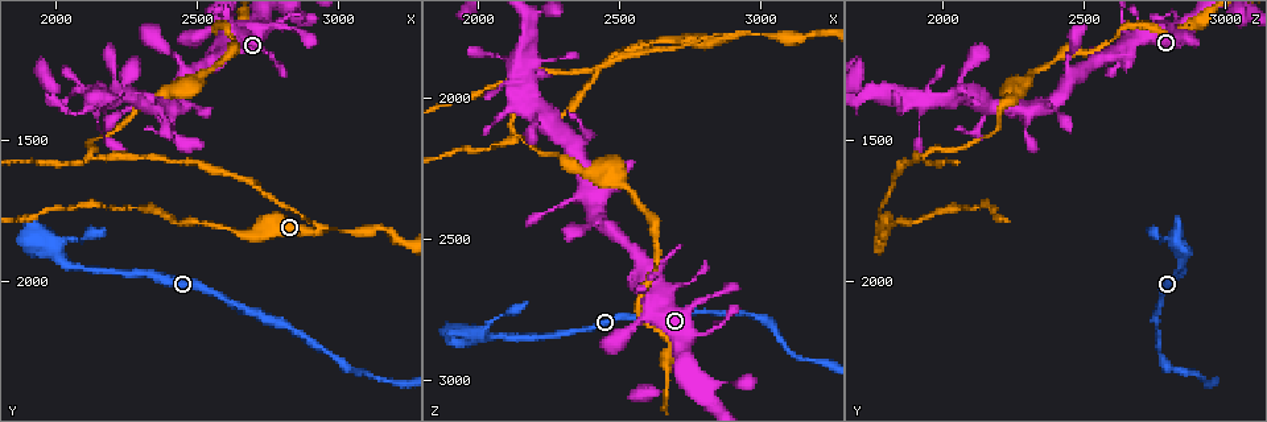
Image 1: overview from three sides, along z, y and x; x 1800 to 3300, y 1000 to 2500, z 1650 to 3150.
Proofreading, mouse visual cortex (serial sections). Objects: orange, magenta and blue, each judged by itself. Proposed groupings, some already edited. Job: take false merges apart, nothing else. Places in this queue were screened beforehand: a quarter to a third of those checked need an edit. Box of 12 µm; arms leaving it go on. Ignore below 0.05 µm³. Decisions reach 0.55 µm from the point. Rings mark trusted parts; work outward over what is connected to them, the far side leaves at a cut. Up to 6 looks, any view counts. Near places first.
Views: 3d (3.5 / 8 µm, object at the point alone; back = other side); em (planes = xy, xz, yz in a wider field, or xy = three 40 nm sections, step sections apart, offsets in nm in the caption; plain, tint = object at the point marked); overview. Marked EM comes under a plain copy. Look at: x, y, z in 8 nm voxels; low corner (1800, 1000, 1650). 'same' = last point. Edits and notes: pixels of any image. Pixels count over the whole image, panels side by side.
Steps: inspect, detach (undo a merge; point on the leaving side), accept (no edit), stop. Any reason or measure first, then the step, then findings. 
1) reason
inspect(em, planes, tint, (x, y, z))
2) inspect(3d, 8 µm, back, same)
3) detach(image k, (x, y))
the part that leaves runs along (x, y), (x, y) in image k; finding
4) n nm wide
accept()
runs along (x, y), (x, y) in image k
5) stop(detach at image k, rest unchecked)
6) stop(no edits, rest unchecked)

sudden change in width
inspect(3d, 3.5 µm, (2000, 1890, 2830))

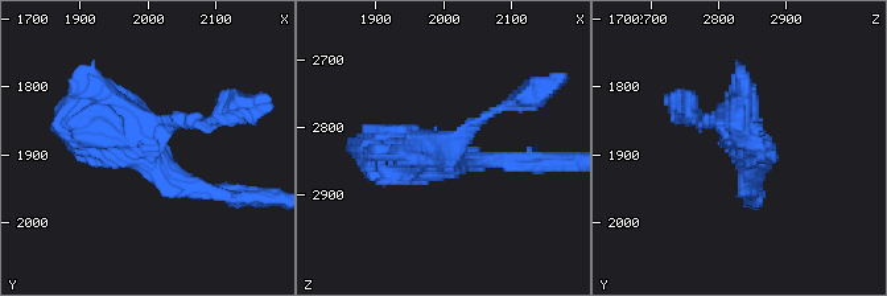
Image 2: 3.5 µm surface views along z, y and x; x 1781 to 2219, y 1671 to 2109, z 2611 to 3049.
inspect(em, xy, step 1, tint, (1995, 1880, 2840))

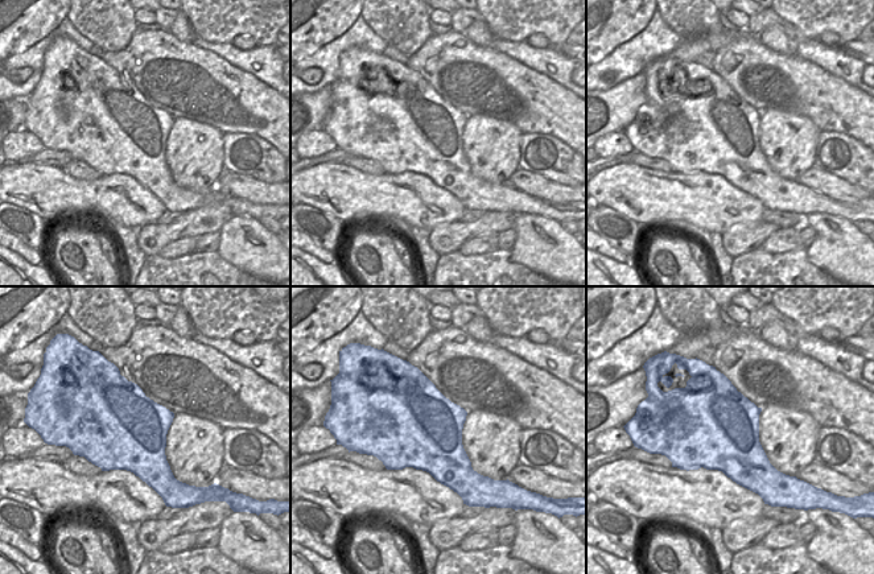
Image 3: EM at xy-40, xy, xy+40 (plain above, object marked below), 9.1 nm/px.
750 nm wide
detach(image 2, (205, 127))
the part that leaves runs along (164, 128), (269, 103) in image 2; two cells meet here

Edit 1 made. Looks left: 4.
three-way junction
inspect(3d, 8 µm, (2600, 1150, 2660))

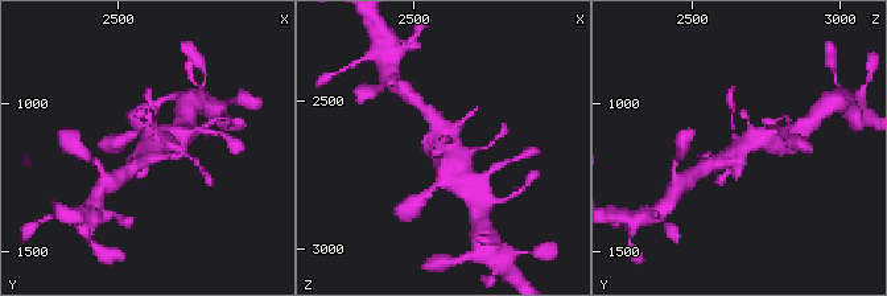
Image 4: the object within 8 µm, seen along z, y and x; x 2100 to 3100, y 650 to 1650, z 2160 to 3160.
inspect(3d, 3.5 µm, (2590, 1140, 2660))

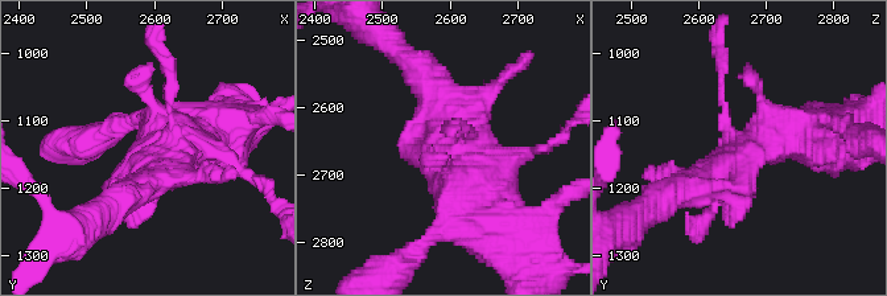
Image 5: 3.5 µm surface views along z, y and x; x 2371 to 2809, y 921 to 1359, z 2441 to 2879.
shape alone is not enough
inspect(em, xy, step 2, tint, (2605, 1145, 2660))

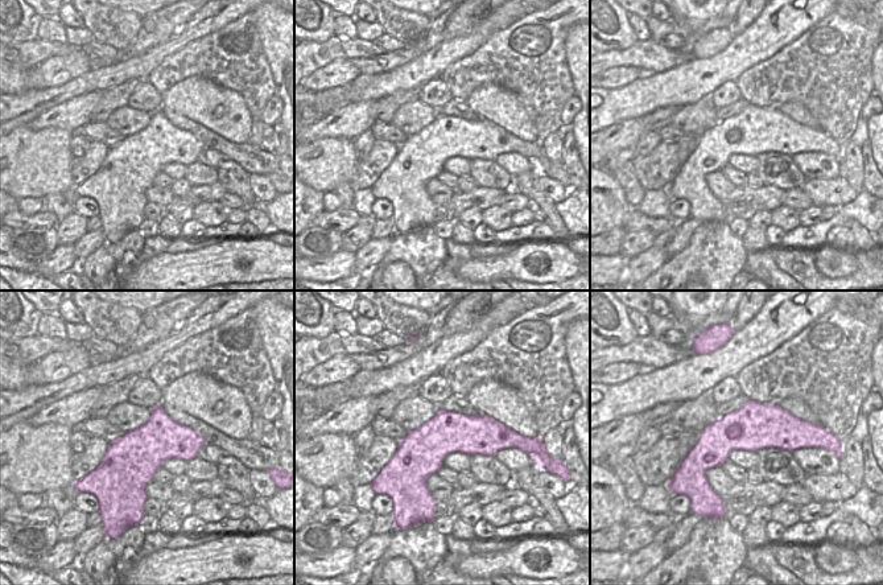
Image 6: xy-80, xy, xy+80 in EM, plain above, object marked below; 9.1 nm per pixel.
accept()
runs along (487, 221), (466, 204), (427, 82) in image 5; continuous, no second cell

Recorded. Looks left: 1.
stop(detach at image 2, rest unchecked)

